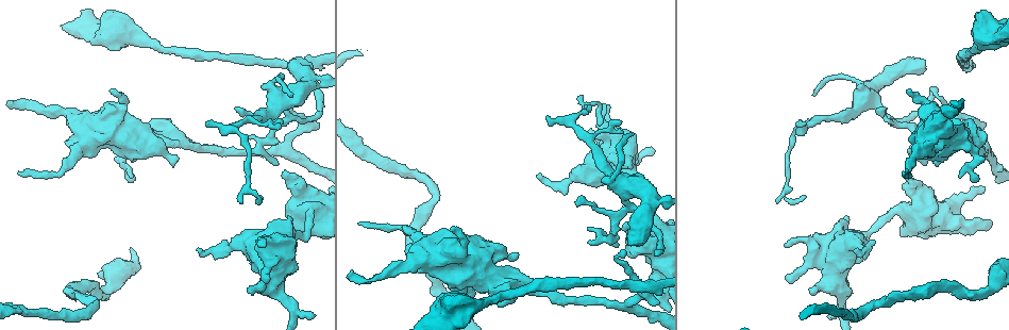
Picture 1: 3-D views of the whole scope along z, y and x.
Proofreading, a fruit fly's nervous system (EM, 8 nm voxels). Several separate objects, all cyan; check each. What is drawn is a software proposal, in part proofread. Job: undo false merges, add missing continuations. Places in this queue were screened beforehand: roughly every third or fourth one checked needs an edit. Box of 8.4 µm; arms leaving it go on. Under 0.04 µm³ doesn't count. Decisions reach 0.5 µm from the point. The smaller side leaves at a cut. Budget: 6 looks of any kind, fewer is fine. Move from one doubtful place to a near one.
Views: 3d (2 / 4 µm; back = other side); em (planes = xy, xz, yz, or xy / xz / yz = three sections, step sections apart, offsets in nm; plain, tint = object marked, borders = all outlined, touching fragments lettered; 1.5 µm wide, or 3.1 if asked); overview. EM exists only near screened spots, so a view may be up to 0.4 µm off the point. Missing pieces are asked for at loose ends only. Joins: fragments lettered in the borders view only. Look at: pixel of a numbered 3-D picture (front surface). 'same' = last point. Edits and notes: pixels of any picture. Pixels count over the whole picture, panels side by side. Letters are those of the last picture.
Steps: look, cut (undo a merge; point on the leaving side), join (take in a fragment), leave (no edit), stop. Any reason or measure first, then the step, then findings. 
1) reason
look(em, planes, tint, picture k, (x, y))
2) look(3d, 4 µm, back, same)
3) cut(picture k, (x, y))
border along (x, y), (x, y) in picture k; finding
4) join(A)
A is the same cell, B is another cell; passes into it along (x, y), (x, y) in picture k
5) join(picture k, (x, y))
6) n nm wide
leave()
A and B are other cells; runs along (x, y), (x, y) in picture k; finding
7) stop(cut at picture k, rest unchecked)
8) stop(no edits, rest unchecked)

branch stops here
look(3d, 4 µm, picture 1, (654, 151))

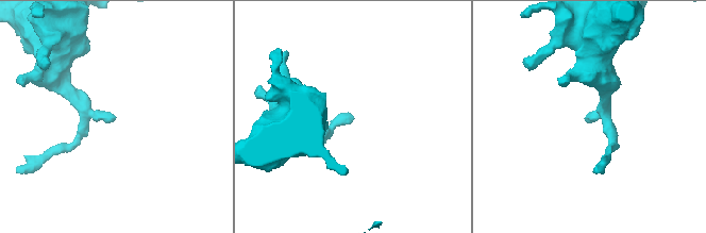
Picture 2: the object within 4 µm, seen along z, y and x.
look(em, planes, borders, picture 2, (352, 115))

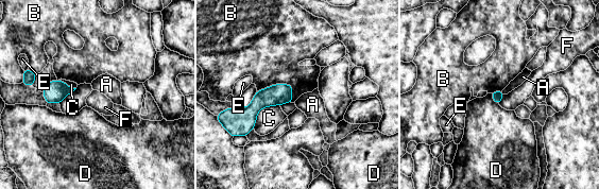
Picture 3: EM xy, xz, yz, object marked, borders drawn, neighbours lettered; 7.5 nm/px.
leave()
A, B, C, D, E and F are other cells; border along (293, 87), (273, 84), (257, 91) in picture 3; no lettered fragment goes on from it

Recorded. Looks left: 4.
three arms meet
look(em, planes, borders, picture 1, (279, 149))

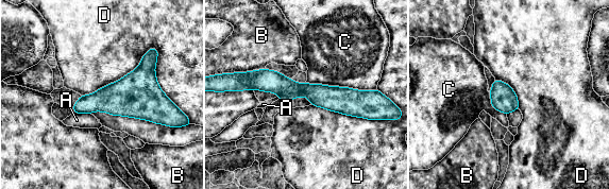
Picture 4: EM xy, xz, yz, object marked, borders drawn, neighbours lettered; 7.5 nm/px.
leave()
A, B, C and D are other cells; border along (81, 96), (154, 48), (187, 118) in picture 4; continuous, no second neuron

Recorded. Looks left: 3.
sudden change in width
look(3d, 4 µm, picture 1, (997, 283))

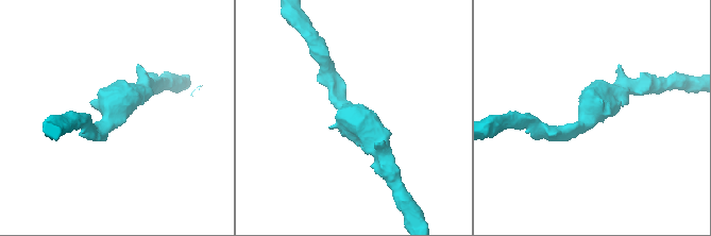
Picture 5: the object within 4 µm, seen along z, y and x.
arms of 220, 340 nm
look(em, planes, borders, picture 5, (587, 119))

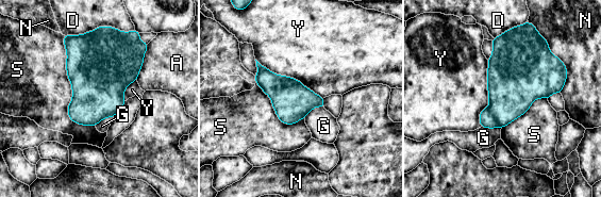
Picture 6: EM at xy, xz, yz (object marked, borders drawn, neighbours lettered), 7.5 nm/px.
S touches over 750 nm
leave()
A, D, G, N, S and Y are other cells; border along (255, 59), (322, 98) in picture 6; one neuron here

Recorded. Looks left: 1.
stop(no edits, rest unchecked)

